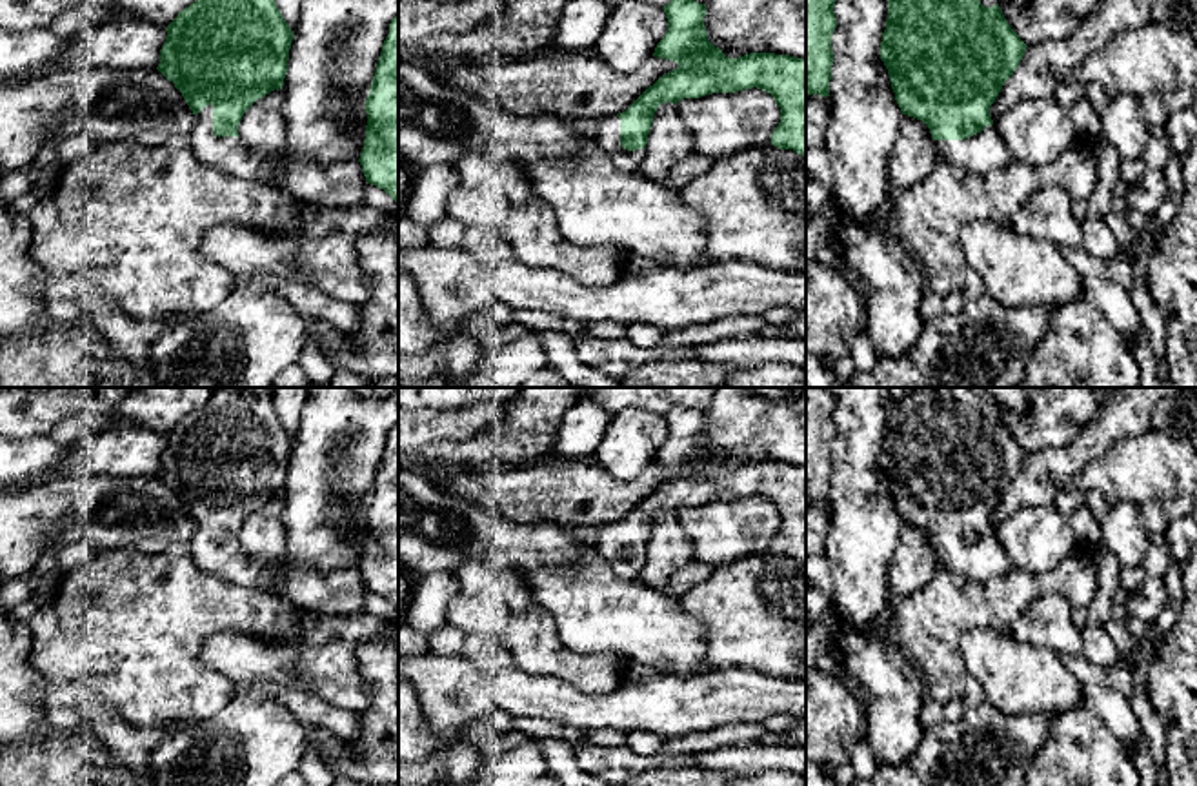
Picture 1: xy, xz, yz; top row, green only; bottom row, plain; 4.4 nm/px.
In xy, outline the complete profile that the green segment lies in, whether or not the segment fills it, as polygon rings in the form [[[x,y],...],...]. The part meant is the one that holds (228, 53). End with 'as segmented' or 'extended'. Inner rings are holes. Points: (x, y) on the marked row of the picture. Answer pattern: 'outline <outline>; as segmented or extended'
outline [[[196,0],[166,27],[158,71],[175,84],[196,116],[189,140],[207,167],[240,178],[262,180],[293,196],[300,206],[347,207],[362,204],[366,186],[384,189],[398,206],[398,15],[389,24],[366,100],[367,126],[358,160],[315,164],[286,147],[277,162],[264,149],[247,146],[238,126],[262,96],[282,89],[293,31],[275,0]]]; extended

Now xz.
outline [[[671,0],[662,9],[668,31],[653,56],[673,60],[679,67],[662,75],[624,113],[595,122],[595,140],[611,162],[620,171],[639,173],[660,104],[751,87],[768,91],[780,107],[771,144],[806,158],[806,58],[775,53],[728,58],[708,40],[706,4]]]; extended

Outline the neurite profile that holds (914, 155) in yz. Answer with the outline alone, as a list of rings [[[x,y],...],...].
[[[904,115],[895,146],[888,156],[888,180],[891,193],[920,184],[939,162],[930,127]]]

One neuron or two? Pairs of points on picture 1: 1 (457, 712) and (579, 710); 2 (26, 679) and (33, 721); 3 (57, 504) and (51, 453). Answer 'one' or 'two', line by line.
1: one
2: one
3: two

